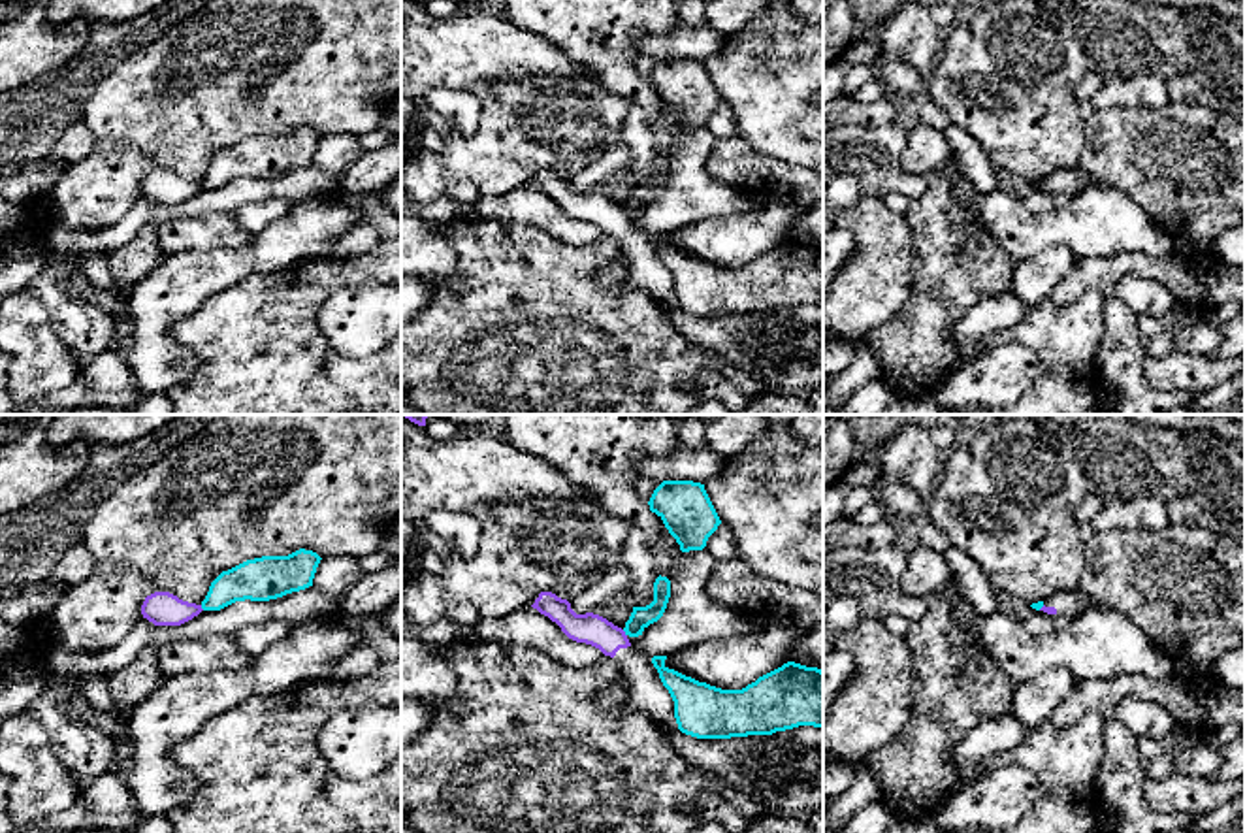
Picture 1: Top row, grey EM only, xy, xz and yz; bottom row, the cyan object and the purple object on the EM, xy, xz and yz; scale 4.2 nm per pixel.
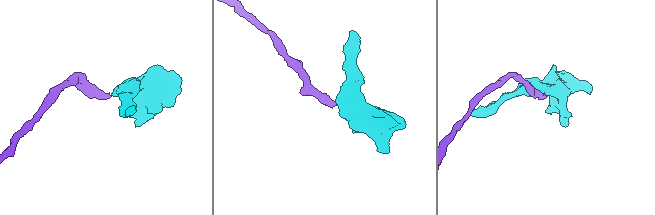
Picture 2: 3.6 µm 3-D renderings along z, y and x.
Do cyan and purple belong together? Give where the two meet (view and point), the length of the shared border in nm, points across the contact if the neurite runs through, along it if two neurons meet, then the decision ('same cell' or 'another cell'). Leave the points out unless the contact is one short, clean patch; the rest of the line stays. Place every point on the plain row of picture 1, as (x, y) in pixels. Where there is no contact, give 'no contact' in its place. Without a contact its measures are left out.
xz (626, 212) | 40 nm | along xz (622, 208), (626, 213) | another cell

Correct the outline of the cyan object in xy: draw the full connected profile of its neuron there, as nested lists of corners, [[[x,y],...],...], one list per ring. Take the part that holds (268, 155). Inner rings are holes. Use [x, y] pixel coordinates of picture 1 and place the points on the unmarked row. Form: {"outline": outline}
{"outline": [[[299,126],[288,134],[262,134],[222,149],[209,164],[203,188],[220,188],[235,179],[269,179],[313,164],[320,134]]]}

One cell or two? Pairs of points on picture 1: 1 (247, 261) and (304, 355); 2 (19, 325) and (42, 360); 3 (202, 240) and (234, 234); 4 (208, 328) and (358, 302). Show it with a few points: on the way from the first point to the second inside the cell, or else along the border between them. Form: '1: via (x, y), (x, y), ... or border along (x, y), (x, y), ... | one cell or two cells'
1: border along (298, 262), (283, 270), (253, 272), (215, 294) | two cells
2: via (25, 334), (34, 351) | one cell
3: via (210, 234), (226, 234) | one cell
4: border along (356, 283), (319, 311), (338, 351) | two cells

